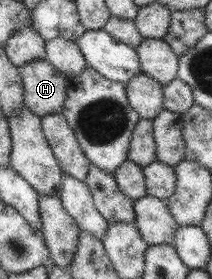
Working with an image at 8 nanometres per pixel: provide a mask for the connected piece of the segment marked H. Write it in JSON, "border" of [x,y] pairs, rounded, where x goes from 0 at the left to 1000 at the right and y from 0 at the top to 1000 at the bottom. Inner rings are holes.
{"border":[[[217,208],[90,240],[113,290],[113,380],[193,423],[292,405],[316,366],[321,280]]]}

